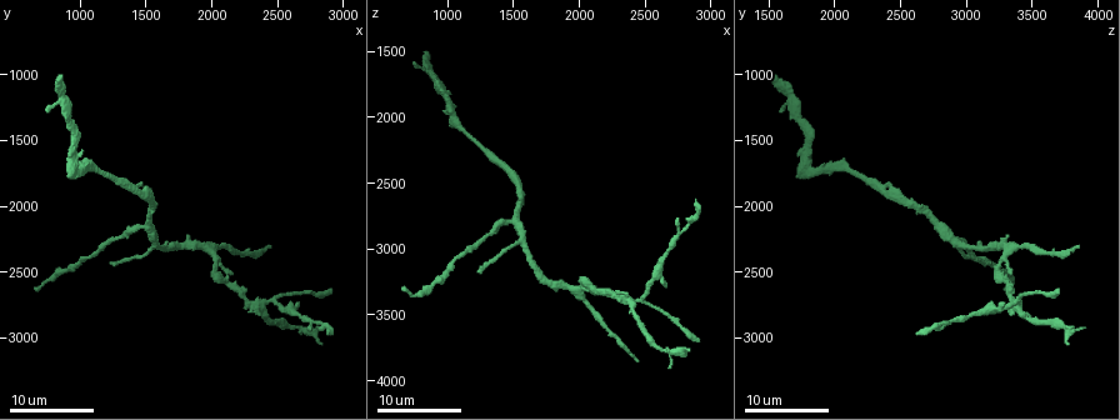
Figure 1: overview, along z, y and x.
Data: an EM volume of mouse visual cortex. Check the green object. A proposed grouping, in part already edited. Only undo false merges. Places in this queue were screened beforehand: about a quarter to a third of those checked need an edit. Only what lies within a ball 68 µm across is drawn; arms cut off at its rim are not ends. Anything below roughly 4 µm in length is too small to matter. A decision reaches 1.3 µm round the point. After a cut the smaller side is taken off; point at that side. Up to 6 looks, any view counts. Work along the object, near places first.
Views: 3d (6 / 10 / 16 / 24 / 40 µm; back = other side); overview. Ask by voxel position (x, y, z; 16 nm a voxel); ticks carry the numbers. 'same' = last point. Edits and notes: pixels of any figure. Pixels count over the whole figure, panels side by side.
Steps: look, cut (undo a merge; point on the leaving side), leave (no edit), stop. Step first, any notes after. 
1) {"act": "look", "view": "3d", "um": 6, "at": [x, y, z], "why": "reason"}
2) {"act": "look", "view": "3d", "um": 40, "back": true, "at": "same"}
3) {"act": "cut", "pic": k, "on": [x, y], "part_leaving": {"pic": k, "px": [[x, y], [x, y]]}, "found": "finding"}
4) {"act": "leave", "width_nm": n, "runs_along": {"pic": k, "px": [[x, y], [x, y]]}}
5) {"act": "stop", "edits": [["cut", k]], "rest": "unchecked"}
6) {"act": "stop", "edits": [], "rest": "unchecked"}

{"act": "look", "view": "3d", "um": 24, "at": [1480, 2180, 2800], "why": "a fork"}

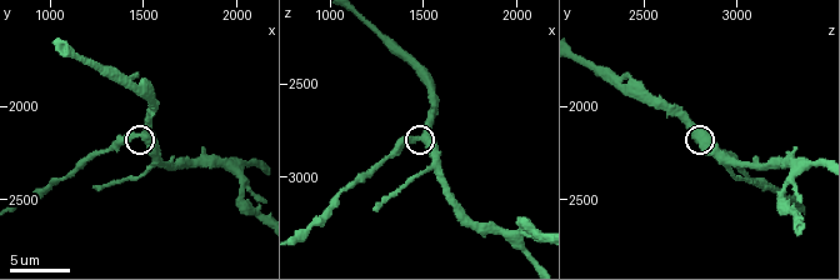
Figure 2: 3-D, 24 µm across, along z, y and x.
{"act": "look", "view": "3d", "um": 10, "at": [1500, 2160, 2780]}

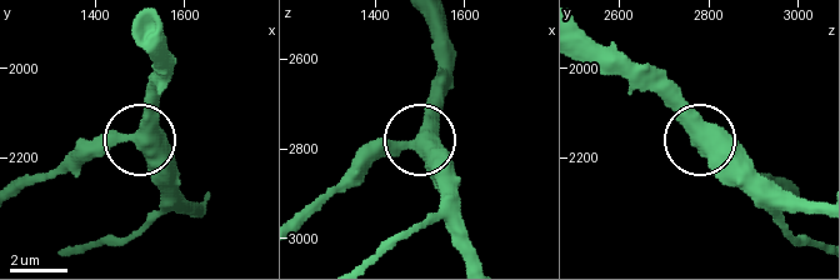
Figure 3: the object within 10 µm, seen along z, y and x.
{"act": "leave", "arms": 3, "found": "continuous, no second cell"}

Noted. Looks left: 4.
{"act": "look", "view": "3d", "um": 10, "at": [2060, 2420, 3300], "why": "side arm on a straight run"}

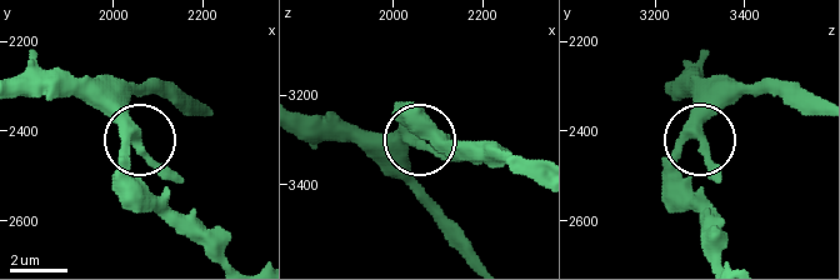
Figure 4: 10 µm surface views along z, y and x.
{"act": "leave", "width_nm": 300, "runs_along": {"pic": 4, "px": [[669, 91], [693, 99], [693, 126], [706, 170], [700, 218]]}, "found": "one cell here"}

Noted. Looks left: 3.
{"act": "look", "view": "3d", "um": 16, "at": [2500, 2700, 3400], "why": "small branch off a trunk"}

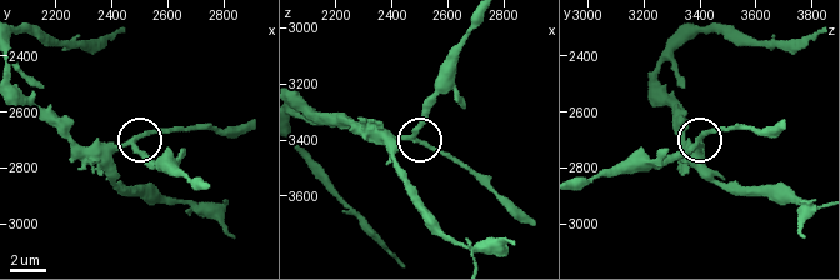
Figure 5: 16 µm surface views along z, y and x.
{"act": "look", "view": "3d", "um": 10, "at": [2480, 2710, 3380]}

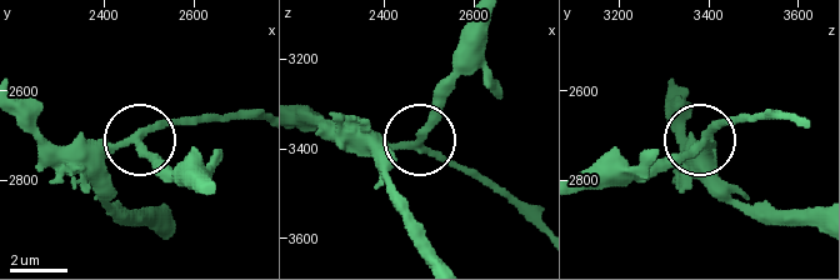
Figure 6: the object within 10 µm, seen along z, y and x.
{"act": "cut", "pic": 6, "on": [156, 168], "width_nm": 260, "part_leaving": {"pic": 6, "px": [[416, 138], [466, 25]]}, "found": "two cells meet here"}

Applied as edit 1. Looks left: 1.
{"act": "stop", "edits": [["cut", 6]], "rest": "unchecked"}

